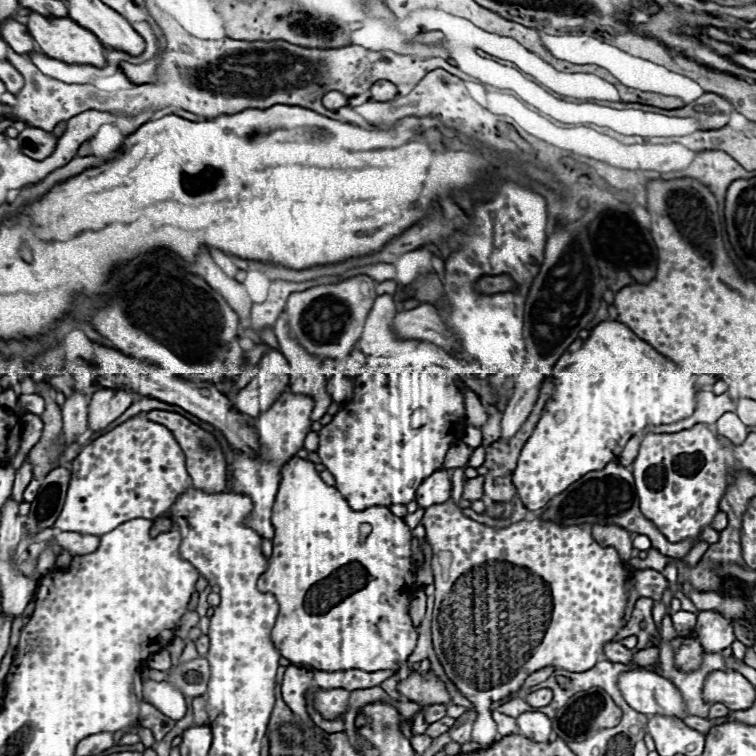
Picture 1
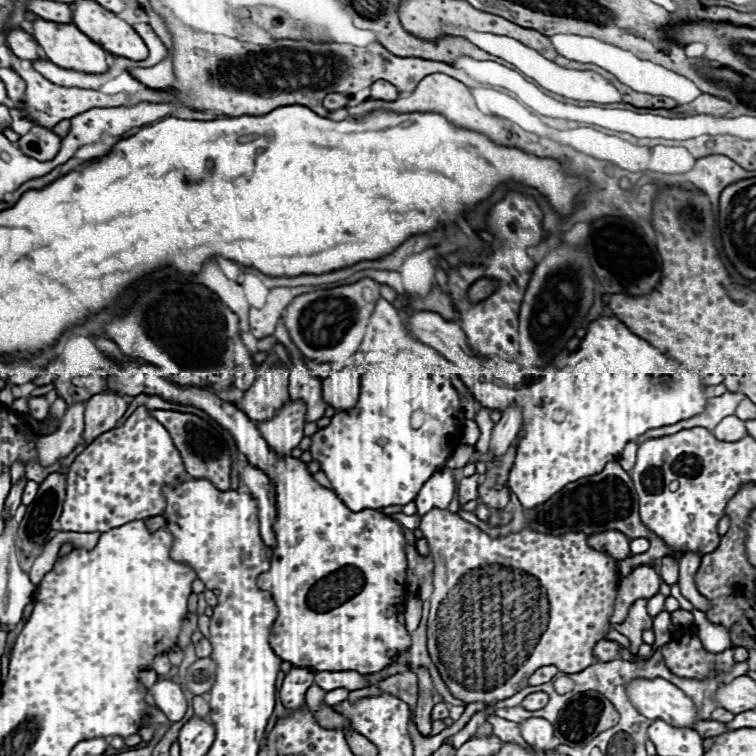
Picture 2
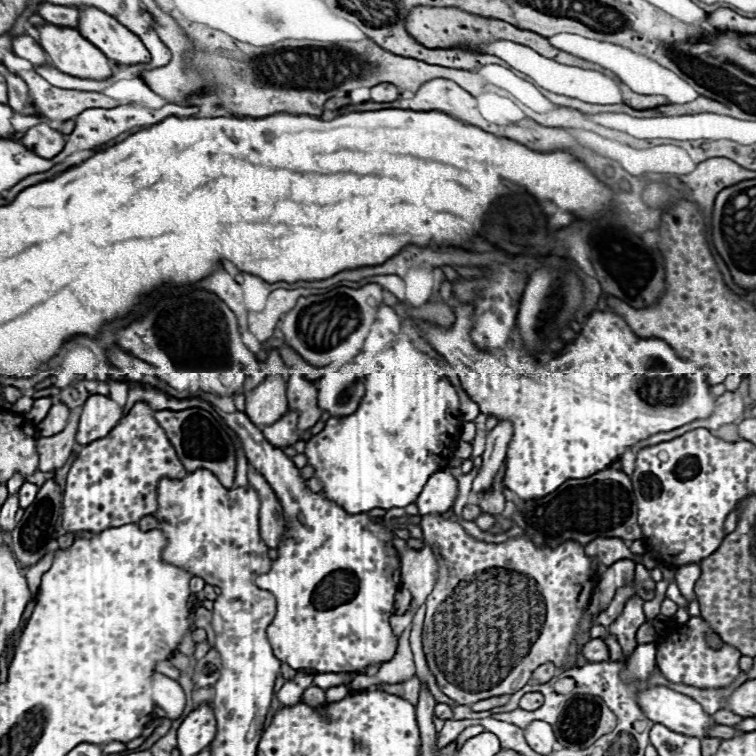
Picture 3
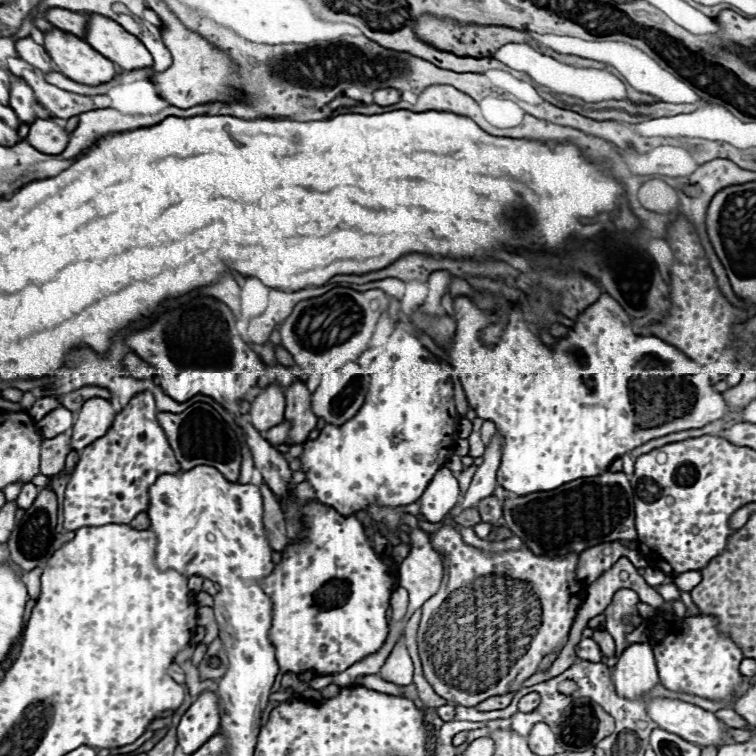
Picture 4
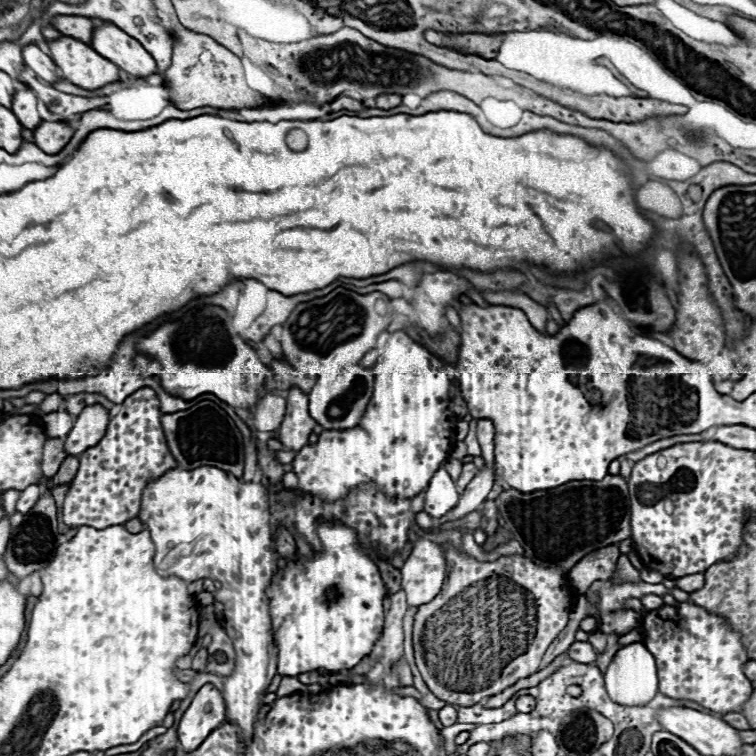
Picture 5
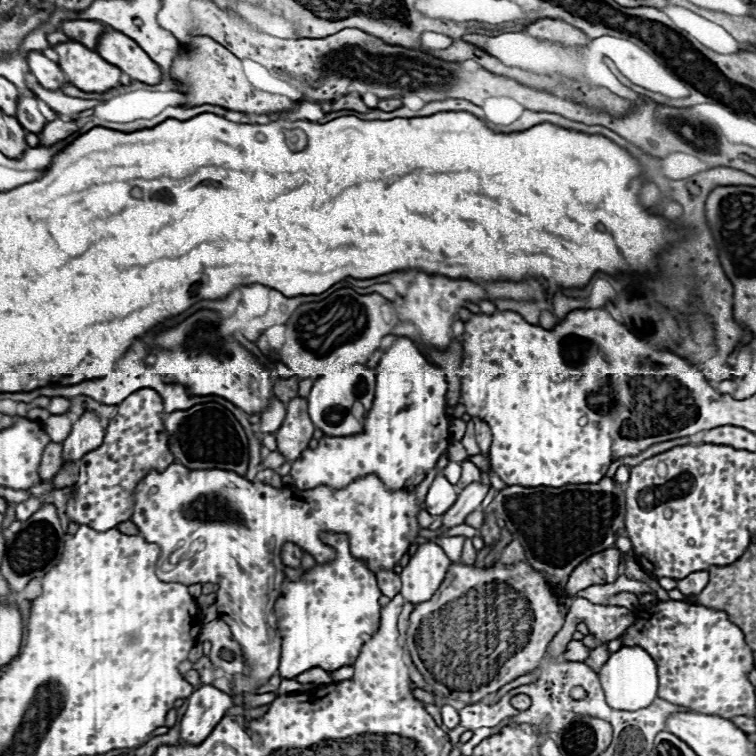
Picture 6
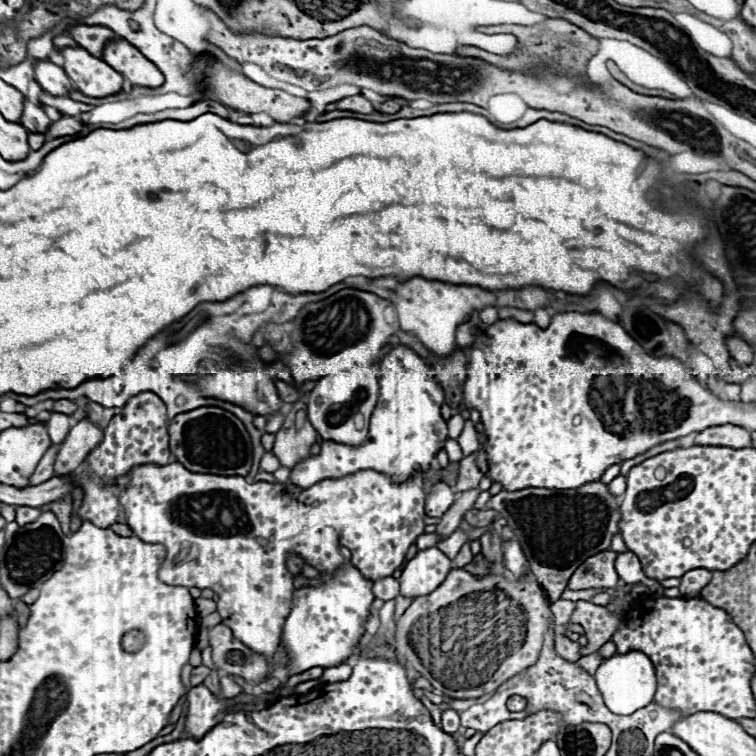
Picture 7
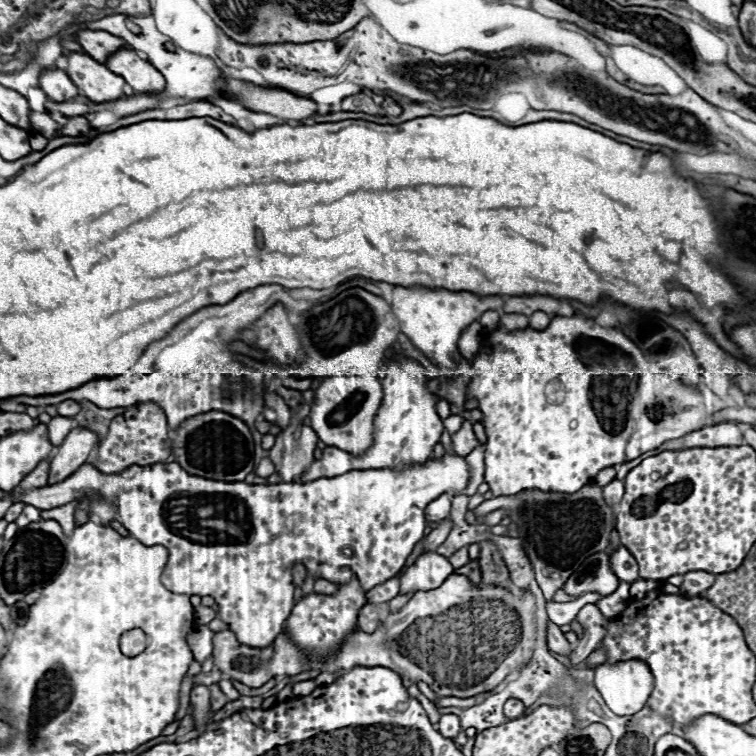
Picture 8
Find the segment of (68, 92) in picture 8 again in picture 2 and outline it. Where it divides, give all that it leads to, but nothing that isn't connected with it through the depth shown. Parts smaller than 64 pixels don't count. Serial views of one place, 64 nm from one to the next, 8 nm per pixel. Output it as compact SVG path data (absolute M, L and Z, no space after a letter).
M10 28L6 30L6 44L18 58L26 60L36 60L38 58L38 44L36 40L24 32L22 28Z

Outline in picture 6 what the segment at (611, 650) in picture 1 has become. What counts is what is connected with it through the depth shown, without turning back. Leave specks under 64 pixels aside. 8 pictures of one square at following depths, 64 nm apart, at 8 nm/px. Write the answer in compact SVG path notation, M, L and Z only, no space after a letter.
M572 640L566 648L566 652L562 654L564 660L570 660L570 662L586 662L590 658L590 648L584 646L580 640Z

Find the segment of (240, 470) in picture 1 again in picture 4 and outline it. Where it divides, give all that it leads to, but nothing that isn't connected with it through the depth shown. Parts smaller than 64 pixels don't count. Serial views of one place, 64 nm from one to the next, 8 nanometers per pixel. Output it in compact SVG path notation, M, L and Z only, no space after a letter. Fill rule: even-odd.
M284 420L284 422L280 422L278 426L272 426L270 430L266 430L266 432L264 432L264 438L266 438L270 444L278 446L278 444L286 444L286 442L290 442L288 432L290 432L290 422ZM258 484L262 498L264 498L264 528L268 534L268 542L272 550L282 552L288 546L288 536L286 536L286 522L284 522L284 512L280 508L280 502L272 494L272 490L266 484Z

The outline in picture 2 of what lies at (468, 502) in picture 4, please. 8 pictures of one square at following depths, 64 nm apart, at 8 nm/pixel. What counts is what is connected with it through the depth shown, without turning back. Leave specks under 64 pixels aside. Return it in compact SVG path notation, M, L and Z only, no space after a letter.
M508 406L502 412L502 418L494 426L494 434L492 434L492 442L490 442L490 452L494 452L496 456L506 452L506 448L516 440L516 434L518 434L520 426L522 426L522 408Z

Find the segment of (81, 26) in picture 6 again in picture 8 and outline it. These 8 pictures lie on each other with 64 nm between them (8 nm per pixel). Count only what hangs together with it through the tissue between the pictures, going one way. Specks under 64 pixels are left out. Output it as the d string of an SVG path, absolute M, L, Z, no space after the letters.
M80 30L76 34L76 40L84 48L86 54L90 54L98 62L106 62L106 58L116 52L118 48L124 48L126 42L118 36L112 36L104 30Z

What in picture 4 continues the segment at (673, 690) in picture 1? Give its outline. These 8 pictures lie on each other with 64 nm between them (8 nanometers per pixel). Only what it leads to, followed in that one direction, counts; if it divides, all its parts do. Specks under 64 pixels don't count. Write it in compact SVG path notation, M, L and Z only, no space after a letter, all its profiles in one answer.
M648 698L648 716L668 732L682 736L698 746L706 744L730 744L732 738L726 734L726 726L712 714L694 706L690 702L682 702L678 698Z

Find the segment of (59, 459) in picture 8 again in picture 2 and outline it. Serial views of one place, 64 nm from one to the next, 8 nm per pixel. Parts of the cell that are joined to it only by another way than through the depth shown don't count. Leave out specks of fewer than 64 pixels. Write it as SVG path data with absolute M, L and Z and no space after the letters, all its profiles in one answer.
M94 394L86 402L84 414L84 440L92 442L96 436L112 430L124 416L128 402L116 394Z

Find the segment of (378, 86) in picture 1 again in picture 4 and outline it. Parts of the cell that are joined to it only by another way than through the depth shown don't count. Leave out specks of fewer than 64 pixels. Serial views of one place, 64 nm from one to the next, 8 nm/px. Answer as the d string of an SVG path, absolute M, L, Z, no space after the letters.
M378 88L374 90L372 96L374 96L374 104L378 106L390 106L400 102L400 92L396 88Z

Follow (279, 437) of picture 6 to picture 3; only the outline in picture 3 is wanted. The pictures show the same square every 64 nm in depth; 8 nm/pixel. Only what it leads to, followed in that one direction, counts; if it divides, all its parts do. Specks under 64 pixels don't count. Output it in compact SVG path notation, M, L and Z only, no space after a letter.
M292 372L292 378L288 380L288 408L300 412L300 432L312 428L322 416L322 410L318 408L318 390L312 380L300 372Z

